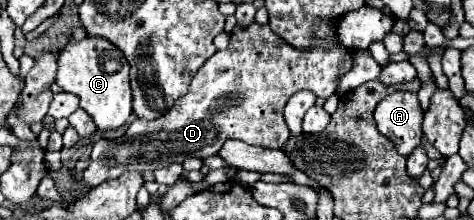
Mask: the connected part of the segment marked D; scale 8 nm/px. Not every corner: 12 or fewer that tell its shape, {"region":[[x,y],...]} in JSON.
{"region":[[268,26],[226,50],[158,120],[98,140],[84,182],[282,148],[284,106],[328,100],[346,48],[300,52]]}

